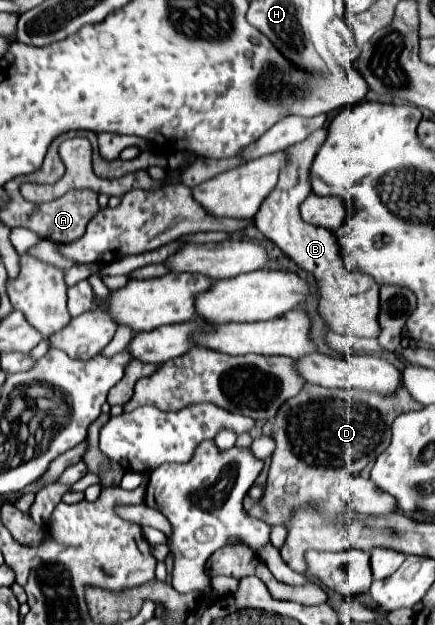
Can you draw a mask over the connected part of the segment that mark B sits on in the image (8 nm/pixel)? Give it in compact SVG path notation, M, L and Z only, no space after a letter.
M321 128L321 132L313 132L303 144L295 144L289 148L293 152L293 164L289 164L289 172L281 176L277 182L277 188L273 190L273 196L261 204L257 216L255 216L255 226L257 230L275 242L295 264L299 264L303 270L311 272L317 282L319 282L319 314L325 318L329 328L333 332L341 334L353 334L353 336L365 336L365 338L377 338L379 324L377 324L377 312L379 312L379 286L373 284L375 280L369 274L363 274L361 270L353 268L349 270L343 264L343 254L341 254L341 244L337 242L335 232L327 228L313 226L305 222L299 214L299 206L303 204L305 196L311 196L311 164L313 158L319 150L319 146L325 142L327 130Z

